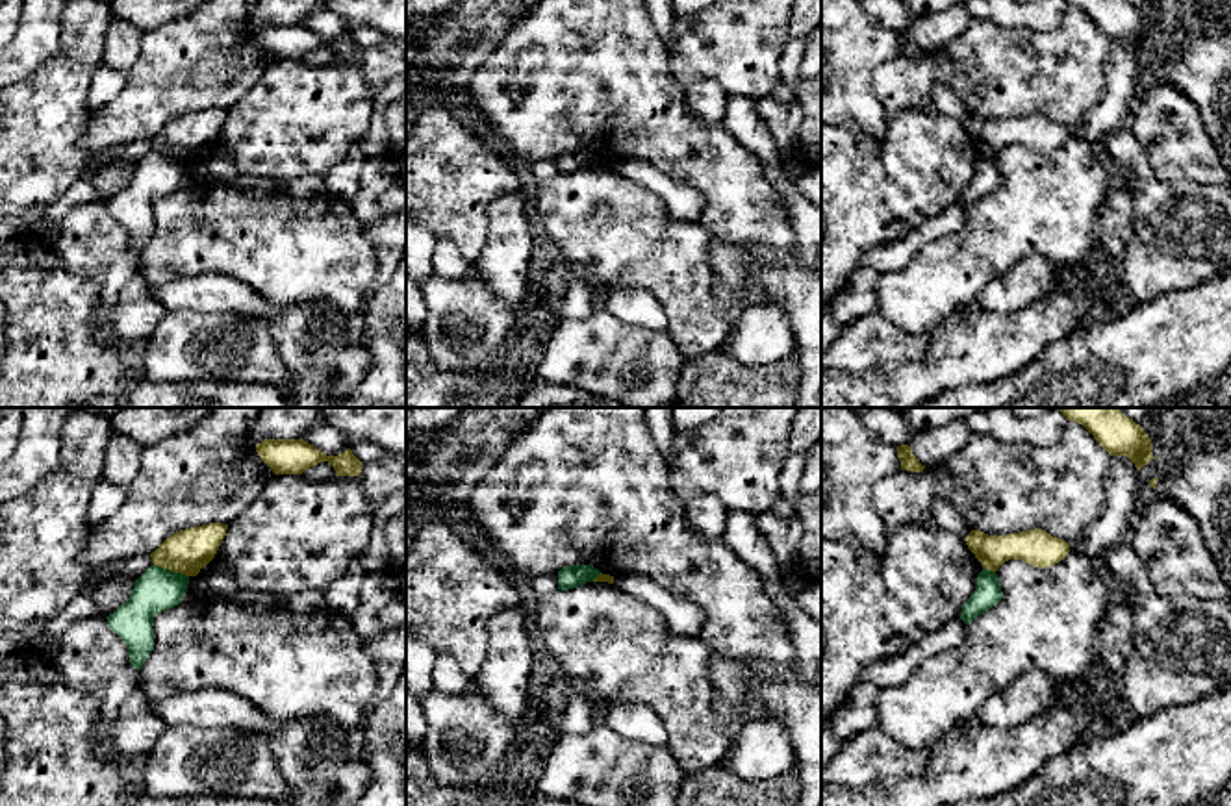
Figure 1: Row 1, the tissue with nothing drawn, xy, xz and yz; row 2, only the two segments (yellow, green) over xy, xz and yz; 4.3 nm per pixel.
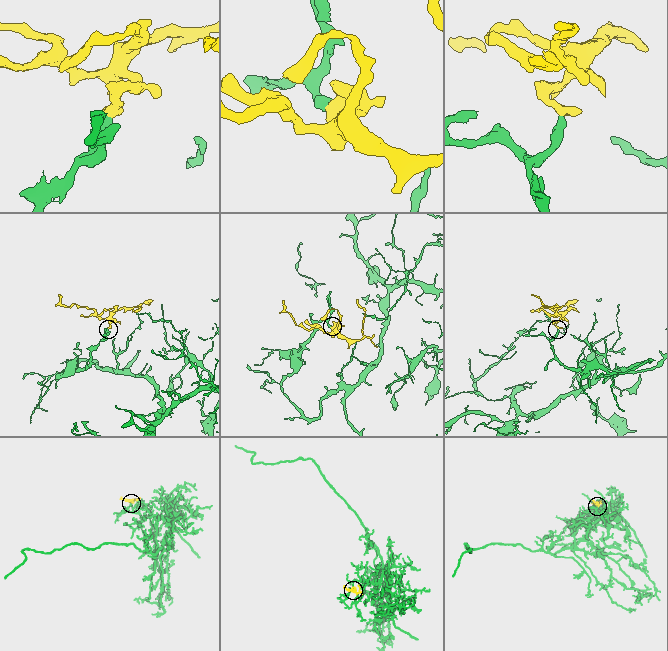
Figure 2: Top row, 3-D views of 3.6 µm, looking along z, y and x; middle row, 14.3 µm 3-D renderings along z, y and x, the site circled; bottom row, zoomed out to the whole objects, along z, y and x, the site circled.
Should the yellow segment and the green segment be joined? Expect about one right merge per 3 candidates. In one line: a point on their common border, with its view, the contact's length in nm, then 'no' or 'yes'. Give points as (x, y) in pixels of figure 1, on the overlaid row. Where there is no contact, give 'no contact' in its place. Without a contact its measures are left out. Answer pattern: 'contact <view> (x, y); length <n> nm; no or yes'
contact xy (171, 569); length 160 nm; no

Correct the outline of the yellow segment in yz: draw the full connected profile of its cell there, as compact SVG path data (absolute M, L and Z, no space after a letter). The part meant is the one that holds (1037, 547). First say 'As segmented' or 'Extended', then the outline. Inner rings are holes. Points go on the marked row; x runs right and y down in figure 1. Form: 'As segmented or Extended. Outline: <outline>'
As segmented. Outline: M1040 528L1007 535L988 535L981 530L971 530L964 541L983 569L992 573L1009 560L1022 560L1033 567L1046 569L1064 560L1070 552L1066 541Z

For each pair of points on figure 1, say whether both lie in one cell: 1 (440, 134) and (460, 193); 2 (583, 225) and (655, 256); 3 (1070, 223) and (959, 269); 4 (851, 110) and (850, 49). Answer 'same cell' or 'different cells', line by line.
1: same cell
2: same cell
3: same cell
4: same cell

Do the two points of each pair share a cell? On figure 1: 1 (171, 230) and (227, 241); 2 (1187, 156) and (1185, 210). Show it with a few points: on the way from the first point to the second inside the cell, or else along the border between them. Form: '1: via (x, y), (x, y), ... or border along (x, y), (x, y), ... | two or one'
1: via (184, 230), (214, 230) | one
2: border along (1146, 162), (1165, 182), (1211, 184) | two

